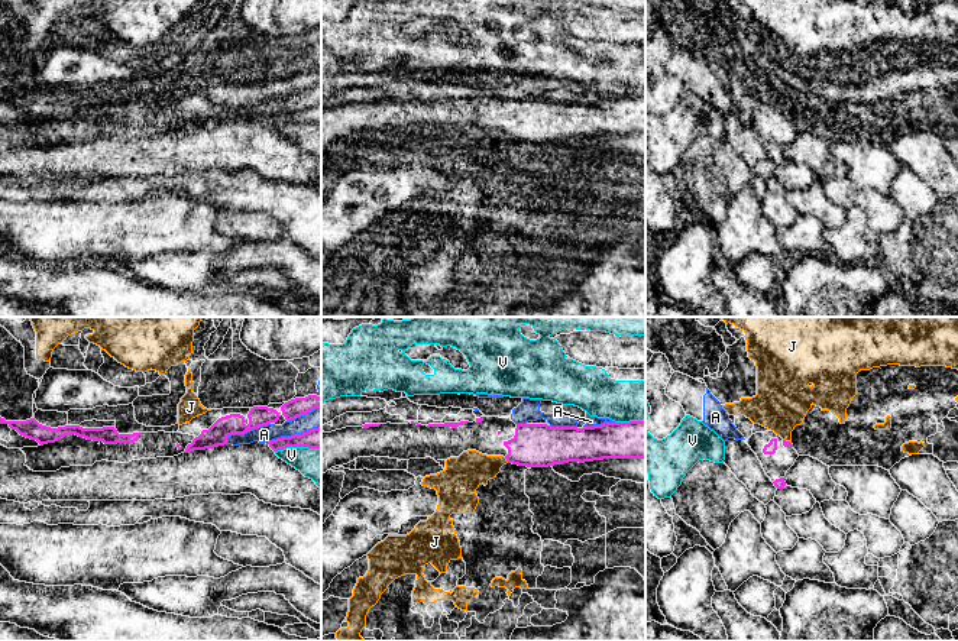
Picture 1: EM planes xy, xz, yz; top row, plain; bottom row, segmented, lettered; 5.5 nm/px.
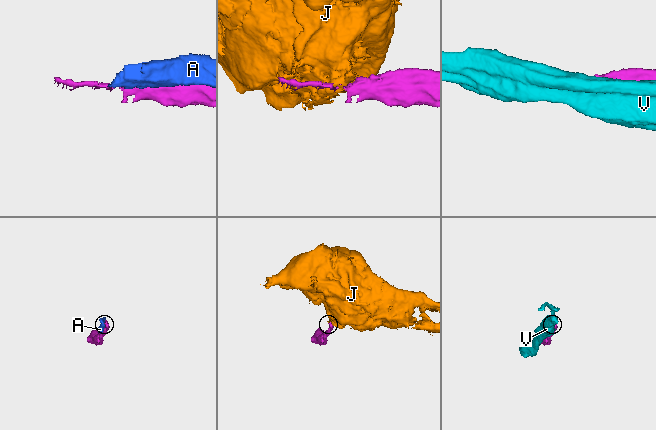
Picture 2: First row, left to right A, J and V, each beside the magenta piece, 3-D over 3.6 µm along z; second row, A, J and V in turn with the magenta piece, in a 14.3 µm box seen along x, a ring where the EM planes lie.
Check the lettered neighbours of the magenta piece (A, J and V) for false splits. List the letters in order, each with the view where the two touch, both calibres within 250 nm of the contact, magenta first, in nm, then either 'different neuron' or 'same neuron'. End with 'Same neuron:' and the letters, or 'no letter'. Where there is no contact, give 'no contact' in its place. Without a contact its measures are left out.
A: xy | 120/110 nm | different neuron
J: xz | 240/200 nm | different neuron
V: xy | 120/190 nm | different neuron
Same neuron: no letter

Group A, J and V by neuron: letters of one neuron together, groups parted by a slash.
A / J / V

